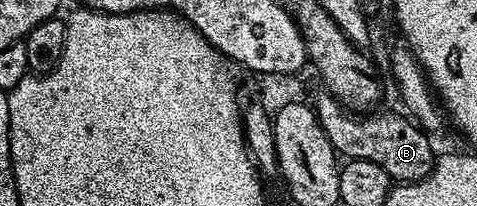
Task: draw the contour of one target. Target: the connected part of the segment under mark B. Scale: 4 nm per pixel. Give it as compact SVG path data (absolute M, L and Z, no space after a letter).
M320 91L314 100L314 108L316 118L322 123L322 131L326 131L326 139L330 139L341 158L378 163L378 167L382 167L382 171L386 171L386 175L396 183L421 181L430 175L436 165L438 153L432 150L432 141L428 138L431 136L415 121L399 112L376 111L371 115L357 115L346 111L345 105L327 91Z

